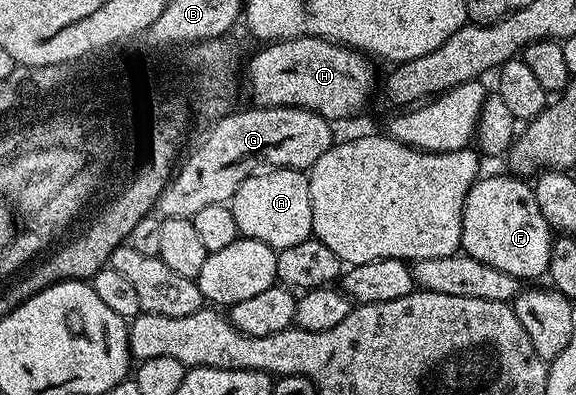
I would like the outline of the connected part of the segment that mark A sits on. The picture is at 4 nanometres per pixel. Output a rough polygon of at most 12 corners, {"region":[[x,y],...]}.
{"region":[[269,168],[230,205],[277,252],[313,237],[307,173]]}

